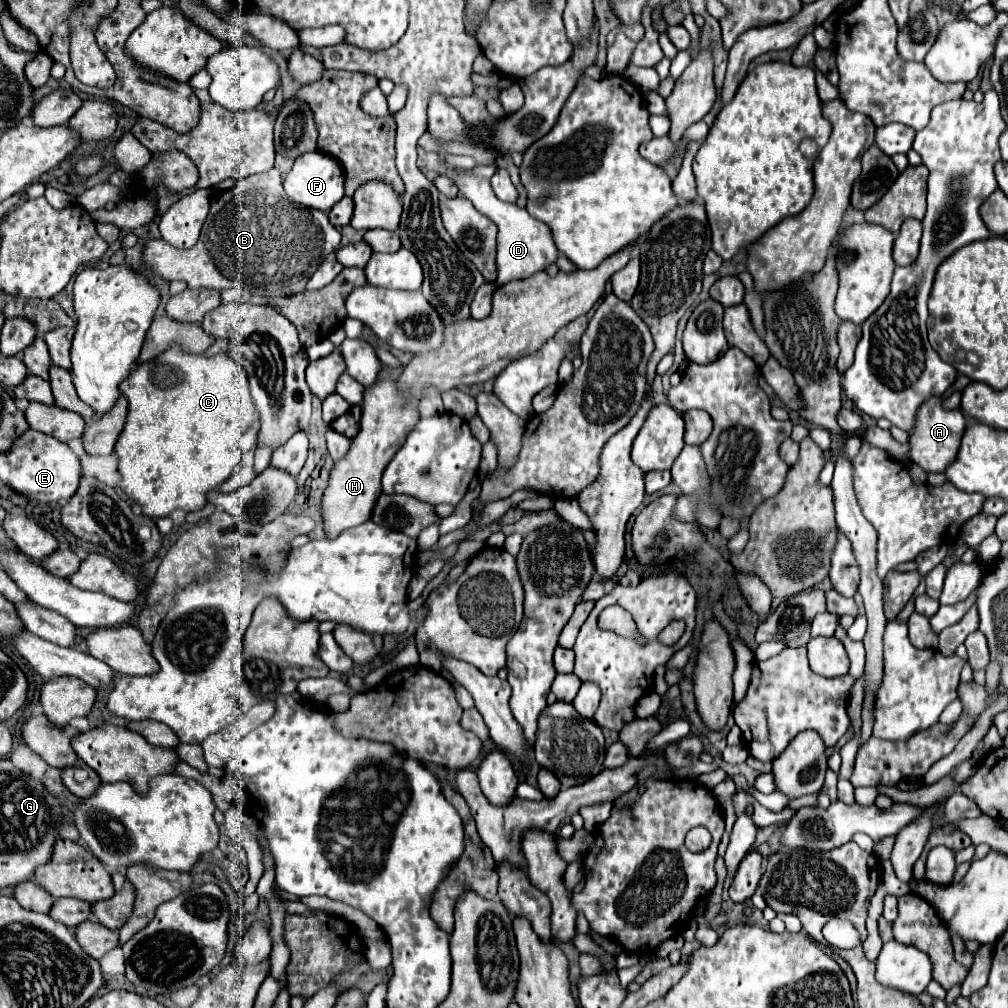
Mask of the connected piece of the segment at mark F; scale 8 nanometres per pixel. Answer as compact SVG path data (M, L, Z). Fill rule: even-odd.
M312 152L312 154L300 156L294 162L292 170L288 172L288 176L284 180L284 190L286 190L288 198L292 198L294 202L298 202L306 208L326 212L344 196L344 176L342 176L342 170L336 160L332 160L330 156L324 156L322 152Z

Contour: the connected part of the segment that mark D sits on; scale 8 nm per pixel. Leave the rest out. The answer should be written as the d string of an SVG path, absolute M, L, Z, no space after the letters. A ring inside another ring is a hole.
M456 170L454 184L460 188L460 194L474 204L474 208L478 212L482 212L486 218L490 218L498 226L498 252L496 252L496 268L498 268L496 284L498 286L504 286L510 280L528 278L530 274L544 270L546 264L556 260L558 250L556 250L556 244L552 240L550 228L544 222L532 218L526 212L526 208L498 200L496 194L492 192L488 178L474 176L468 170Z

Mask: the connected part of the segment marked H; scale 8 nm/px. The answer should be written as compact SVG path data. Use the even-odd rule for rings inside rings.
M388 368L382 370L380 380L364 390L360 432L350 440L348 452L334 462L330 470L330 480L322 496L322 520L326 538L336 538L344 530L354 528L370 520L372 508L382 494L382 472L404 444L406 436L418 422L418 402L408 400L406 394L398 392L396 382L390 380Z

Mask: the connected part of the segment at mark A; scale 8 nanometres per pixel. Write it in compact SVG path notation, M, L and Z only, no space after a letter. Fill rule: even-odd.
M938 396L928 398L918 410L918 420L916 420L914 432L910 434L910 460L928 474L944 472L944 468L948 468L948 464L952 464L952 460L956 460L956 452L960 448L964 430L966 430L966 420L960 410L944 412L942 398L938 398Z

